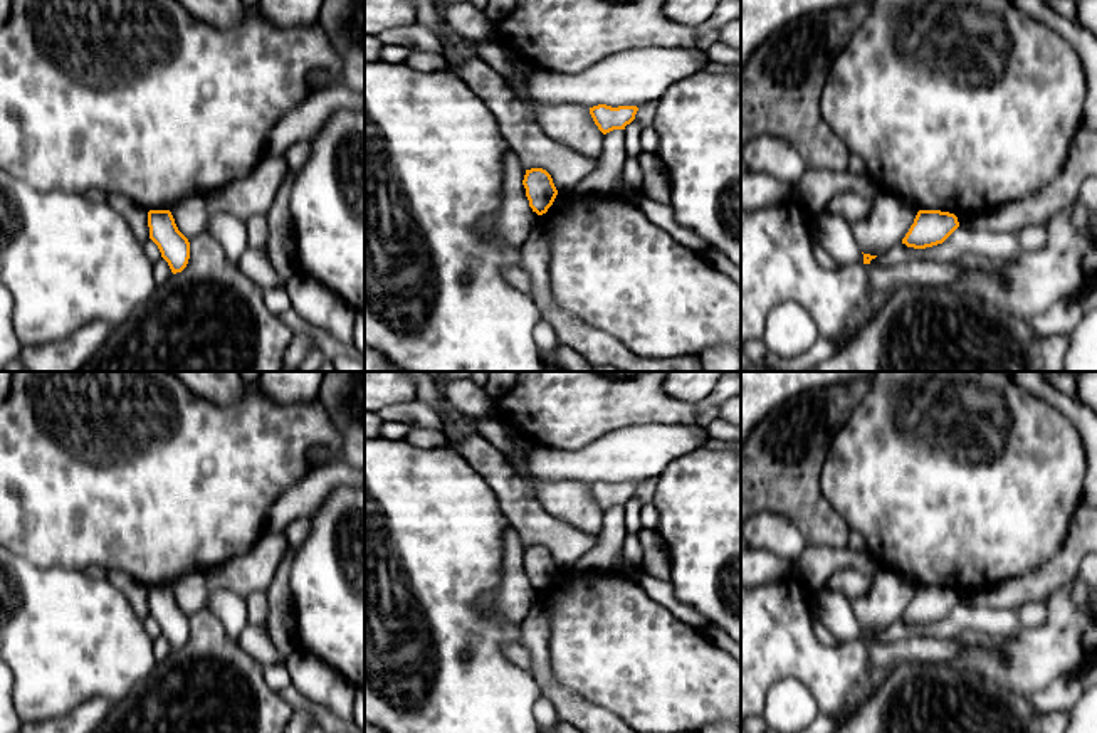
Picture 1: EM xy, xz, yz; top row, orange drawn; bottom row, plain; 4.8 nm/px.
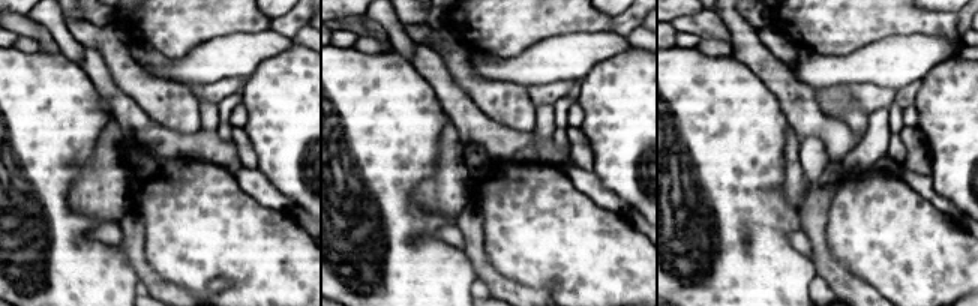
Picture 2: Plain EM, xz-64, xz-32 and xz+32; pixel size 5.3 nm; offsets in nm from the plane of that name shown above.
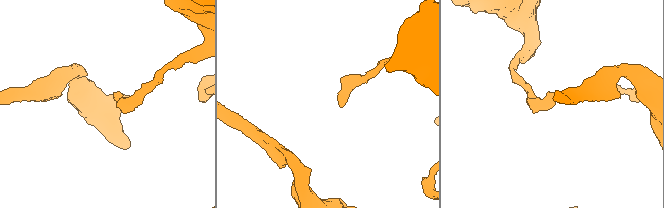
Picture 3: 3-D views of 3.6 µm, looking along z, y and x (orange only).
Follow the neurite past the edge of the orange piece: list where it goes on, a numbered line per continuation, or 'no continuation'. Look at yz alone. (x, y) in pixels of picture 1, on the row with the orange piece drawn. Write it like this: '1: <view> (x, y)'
no continuation

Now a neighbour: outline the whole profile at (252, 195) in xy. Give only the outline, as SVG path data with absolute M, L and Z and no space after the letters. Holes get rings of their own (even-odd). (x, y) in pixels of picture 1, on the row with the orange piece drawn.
M264 156L247 178L215 193L190 197L173 205L170 212L186 239L207 232L210 219L218 212L245 222L257 214L267 215L287 170L282 156Z

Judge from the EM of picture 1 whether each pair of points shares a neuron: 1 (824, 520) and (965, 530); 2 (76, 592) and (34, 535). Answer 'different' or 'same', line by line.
1: different
2: different

